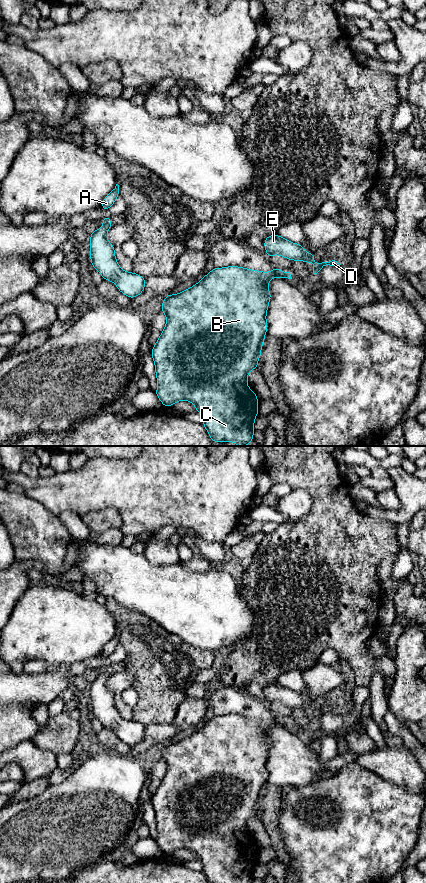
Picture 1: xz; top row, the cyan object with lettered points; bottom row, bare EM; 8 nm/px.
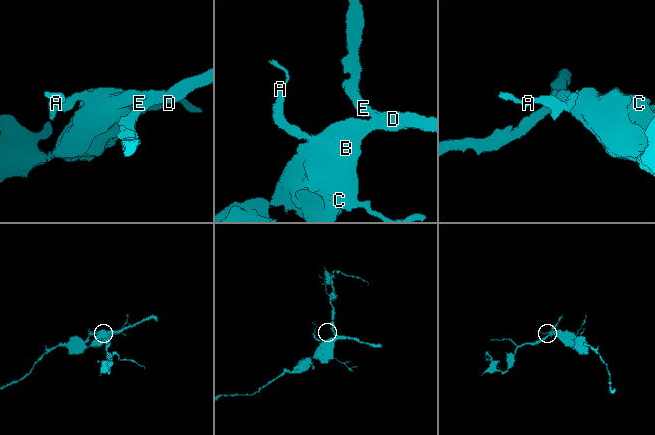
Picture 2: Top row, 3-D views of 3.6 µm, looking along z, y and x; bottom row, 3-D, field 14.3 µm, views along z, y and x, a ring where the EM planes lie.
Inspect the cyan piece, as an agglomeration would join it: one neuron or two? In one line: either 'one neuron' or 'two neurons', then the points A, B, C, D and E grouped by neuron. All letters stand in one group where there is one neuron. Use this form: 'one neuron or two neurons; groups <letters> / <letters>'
one neuron; groups A B C D E

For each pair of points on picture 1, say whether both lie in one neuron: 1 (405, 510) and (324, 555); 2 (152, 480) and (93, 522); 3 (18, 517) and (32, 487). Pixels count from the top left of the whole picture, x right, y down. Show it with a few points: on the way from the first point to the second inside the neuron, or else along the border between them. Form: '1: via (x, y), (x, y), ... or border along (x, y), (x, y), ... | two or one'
1: border along (366, 514), (391, 521), (397, 525) | two
2: border along (90, 512), (114, 507), (120, 515), (122, 526) | two
3: border along (24, 494), (37, 500), (48, 509) | two

